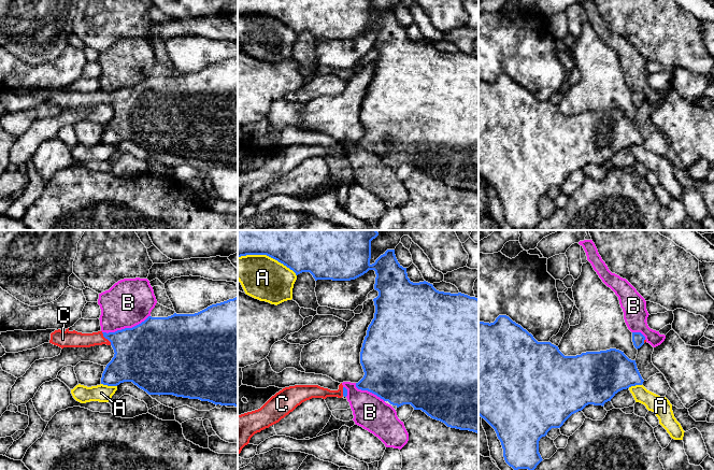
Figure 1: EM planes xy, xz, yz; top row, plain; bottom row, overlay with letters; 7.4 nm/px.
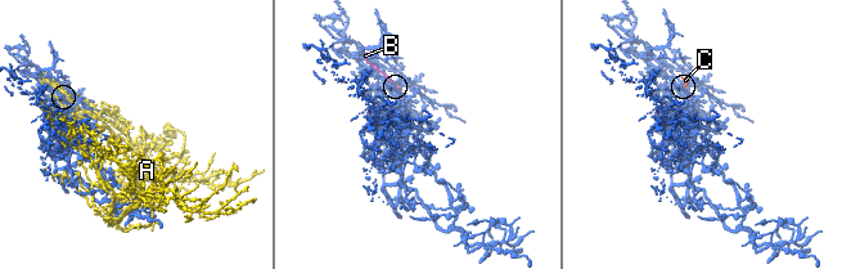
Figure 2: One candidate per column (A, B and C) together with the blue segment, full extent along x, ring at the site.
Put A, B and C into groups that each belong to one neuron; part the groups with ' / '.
A / B / C

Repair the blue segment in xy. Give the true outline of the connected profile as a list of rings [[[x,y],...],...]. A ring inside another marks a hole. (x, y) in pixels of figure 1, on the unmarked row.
[[[238,56],[212,63],[195,73],[176,73],[168,76],[148,75],[141,83],[115,91],[82,92],[75,89],[60,88],[51,92],[49,102],[63,106],[90,106],[111,104],[114,116],[106,124],[101,143],[117,145],[132,141],[148,154],[173,154],[176,156],[199,158],[220,165],[238,167]]]

